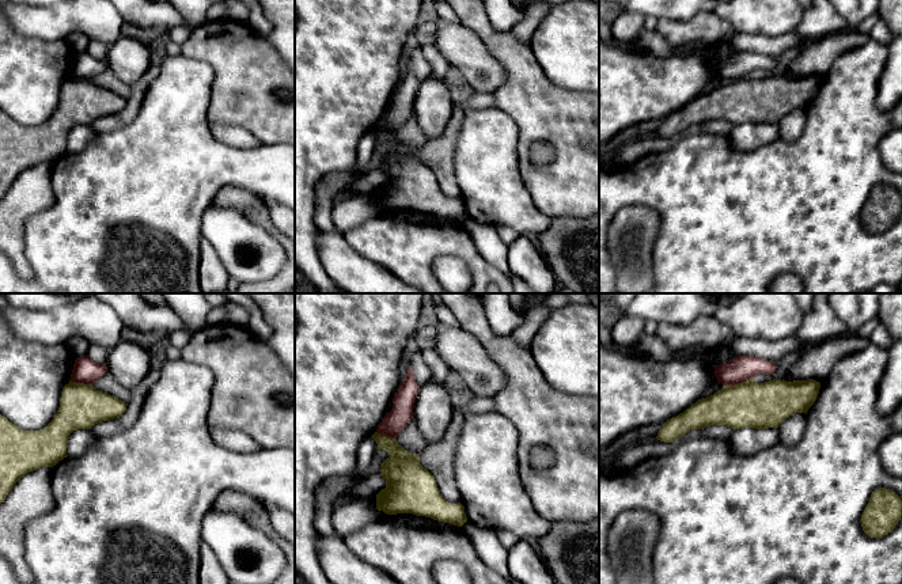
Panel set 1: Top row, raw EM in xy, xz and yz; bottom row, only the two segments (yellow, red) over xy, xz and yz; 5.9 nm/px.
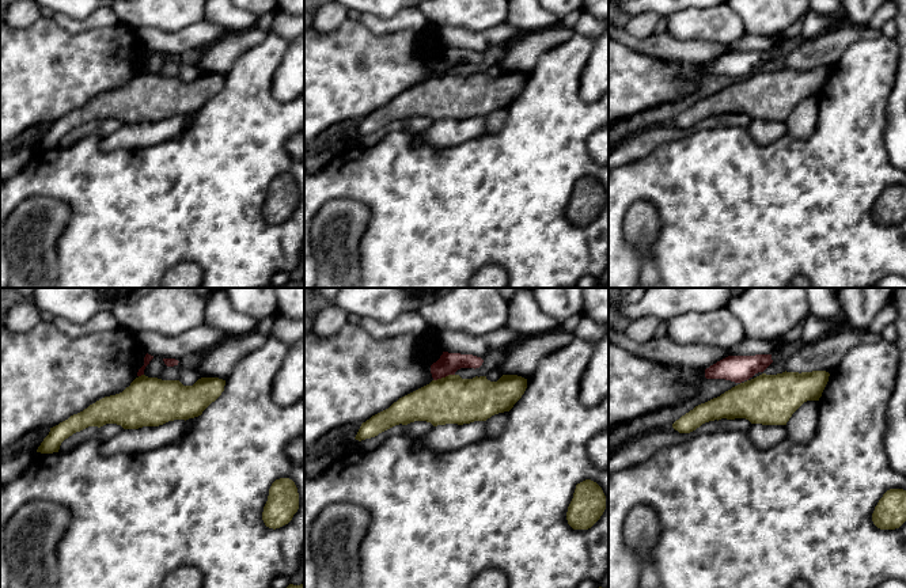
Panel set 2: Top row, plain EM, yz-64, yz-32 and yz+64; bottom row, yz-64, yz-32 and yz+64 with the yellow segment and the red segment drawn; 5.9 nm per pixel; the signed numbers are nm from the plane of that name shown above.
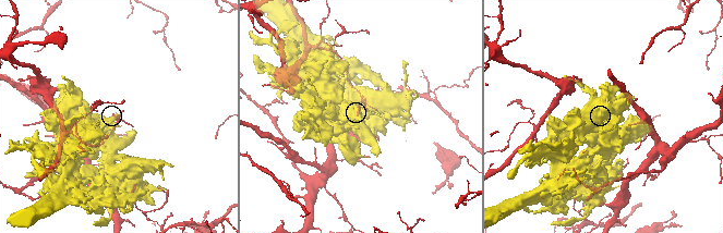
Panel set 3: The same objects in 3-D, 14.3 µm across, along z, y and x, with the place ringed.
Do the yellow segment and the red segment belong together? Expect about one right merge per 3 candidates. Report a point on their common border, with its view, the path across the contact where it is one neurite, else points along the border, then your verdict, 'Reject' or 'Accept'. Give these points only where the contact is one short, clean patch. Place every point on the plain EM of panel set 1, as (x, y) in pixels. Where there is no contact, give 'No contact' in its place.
Touches yellow at yz (739, 79). Reject

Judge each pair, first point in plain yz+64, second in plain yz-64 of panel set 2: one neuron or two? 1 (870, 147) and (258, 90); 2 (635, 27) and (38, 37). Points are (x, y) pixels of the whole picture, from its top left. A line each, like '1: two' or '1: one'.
1: one
2: two

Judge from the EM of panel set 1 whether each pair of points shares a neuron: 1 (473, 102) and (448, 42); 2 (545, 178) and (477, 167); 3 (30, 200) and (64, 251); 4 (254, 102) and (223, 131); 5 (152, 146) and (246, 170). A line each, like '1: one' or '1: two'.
1: two
2: two
3: two
4: two
5: one

